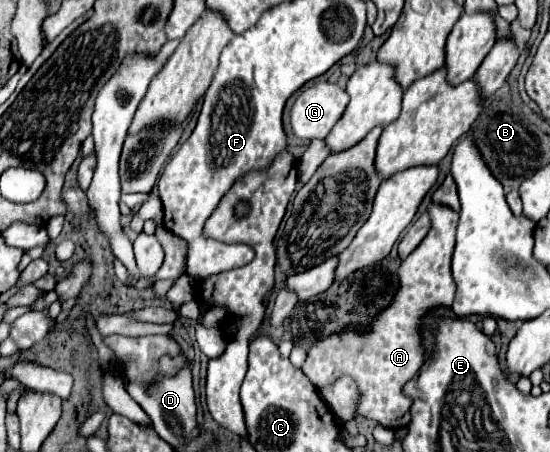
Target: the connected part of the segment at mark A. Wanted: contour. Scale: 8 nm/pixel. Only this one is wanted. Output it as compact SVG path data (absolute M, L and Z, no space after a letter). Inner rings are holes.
M432 201L428 207L428 215L432 227L426 239L406 257L406 261L402 261L402 267L398 269L400 289L392 305L378 315L368 331L350 327L340 335L318 341L308 351L308 359L302 367L306 377L316 387L328 387L330 383L334 383L334 379L350 375L356 381L360 393L356 415L374 419L390 429L406 427L410 423L410 419L406 419L410 415L410 399L402 393L402 387L416 375L416 371L424 363L424 349L420 345L418 333L420 317L434 307L450 307L456 291L450 271L450 259L454 253L458 211Z

